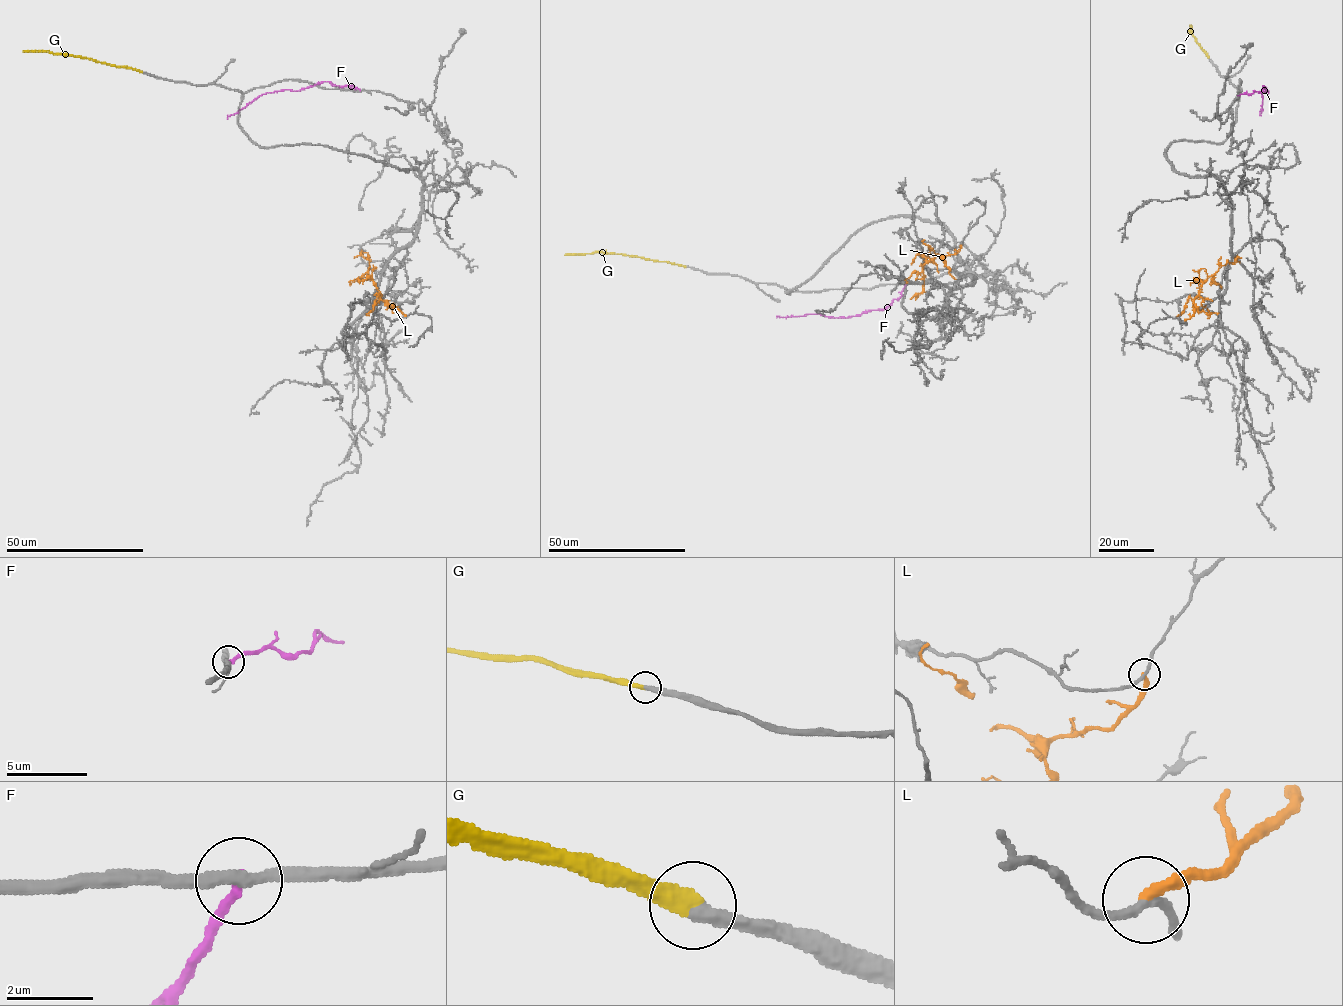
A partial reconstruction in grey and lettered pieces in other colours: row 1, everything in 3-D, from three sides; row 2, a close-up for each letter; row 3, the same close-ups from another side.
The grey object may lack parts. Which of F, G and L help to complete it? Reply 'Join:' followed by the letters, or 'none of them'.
Join: G

